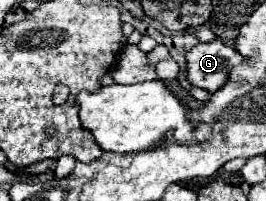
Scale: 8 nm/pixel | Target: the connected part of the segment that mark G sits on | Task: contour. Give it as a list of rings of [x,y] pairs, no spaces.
[[[221,39],[209,43],[197,43],[191,51],[185,53],[185,77],[193,87],[201,87],[209,93],[215,93],[219,85],[227,81],[229,69],[243,63],[243,57],[229,45],[223,45]]]

